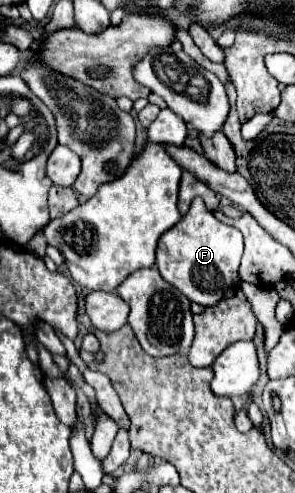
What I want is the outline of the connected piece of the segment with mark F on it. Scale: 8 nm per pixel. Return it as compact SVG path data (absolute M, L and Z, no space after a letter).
M203 198L191 202L189 212L159 238L157 270L161 276L179 288L191 302L213 306L221 300L223 290L239 284L239 260L243 254L243 234L229 224L219 222L213 212L205 208Z

